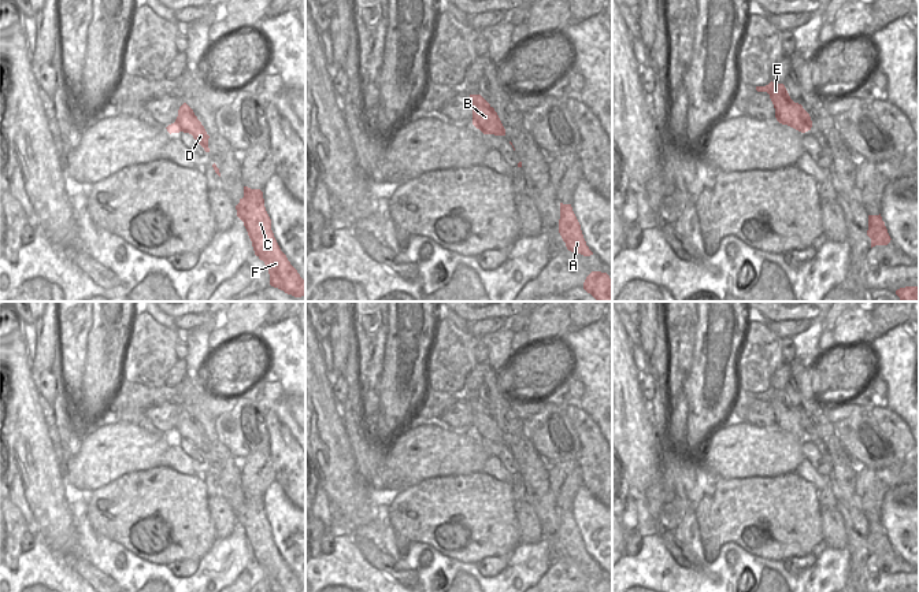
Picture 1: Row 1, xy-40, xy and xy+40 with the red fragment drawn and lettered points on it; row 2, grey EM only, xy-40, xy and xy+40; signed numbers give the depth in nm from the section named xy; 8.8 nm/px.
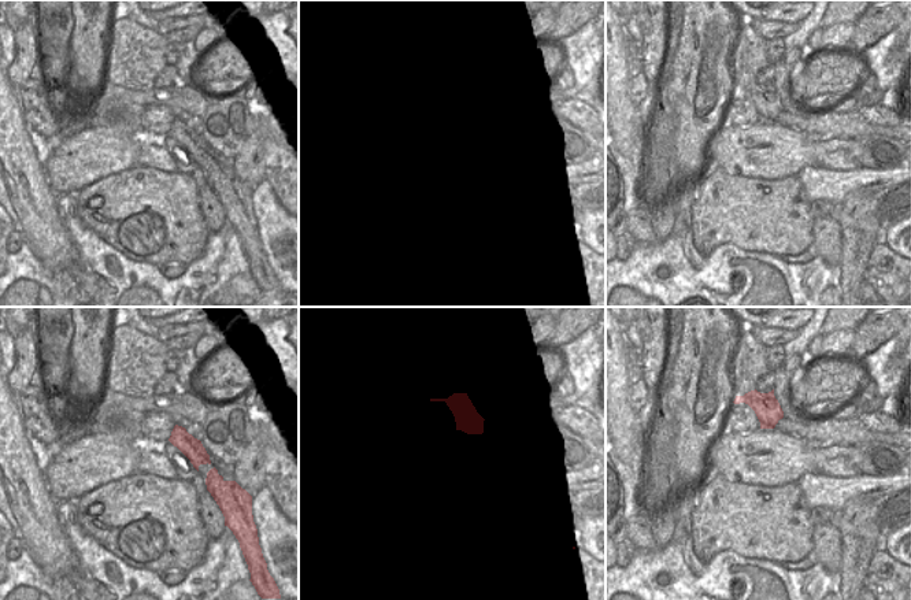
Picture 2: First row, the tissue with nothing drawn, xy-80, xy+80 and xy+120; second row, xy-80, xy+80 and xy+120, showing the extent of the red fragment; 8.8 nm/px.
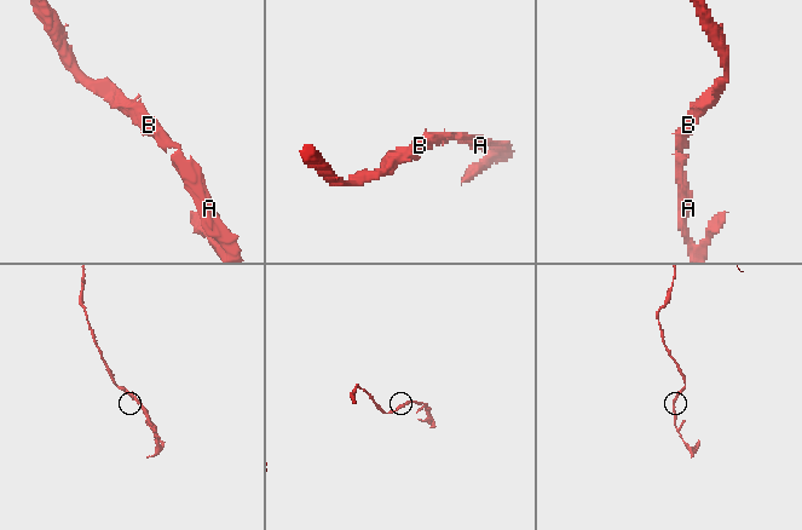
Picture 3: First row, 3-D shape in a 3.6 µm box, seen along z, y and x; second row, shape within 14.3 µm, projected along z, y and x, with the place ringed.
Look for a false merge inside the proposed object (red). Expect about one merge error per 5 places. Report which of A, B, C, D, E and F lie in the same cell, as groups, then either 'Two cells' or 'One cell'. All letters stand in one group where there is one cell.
Groups: A B C D E F. One cell

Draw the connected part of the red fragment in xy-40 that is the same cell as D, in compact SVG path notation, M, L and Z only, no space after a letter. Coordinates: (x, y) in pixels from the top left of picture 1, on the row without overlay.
M186 410L179 414L175 429L168 432L166 436L170 441L179 439L192 441L193 445L197 447L199 451L204 455L204 458L210 459L210 443L207 441L201 429L194 422L193 417Z

